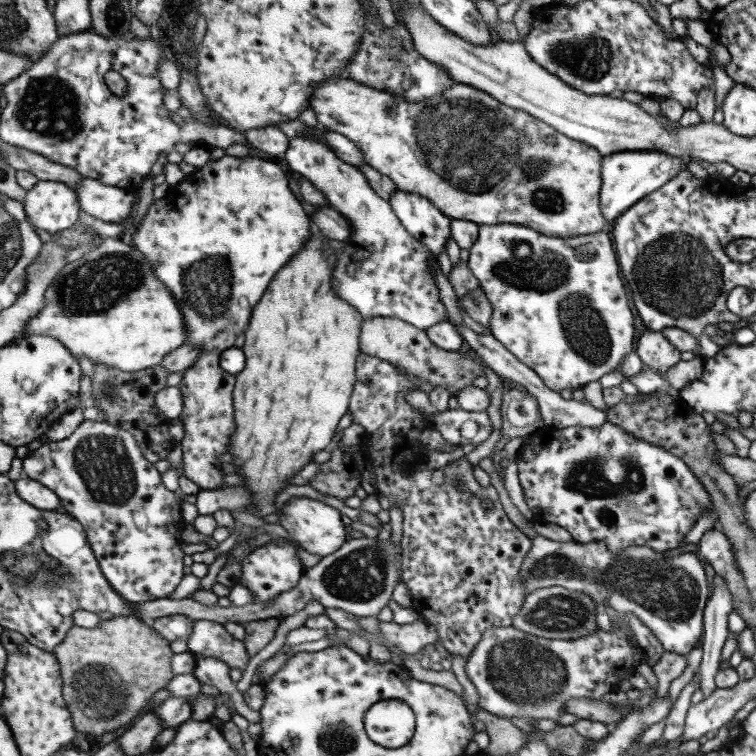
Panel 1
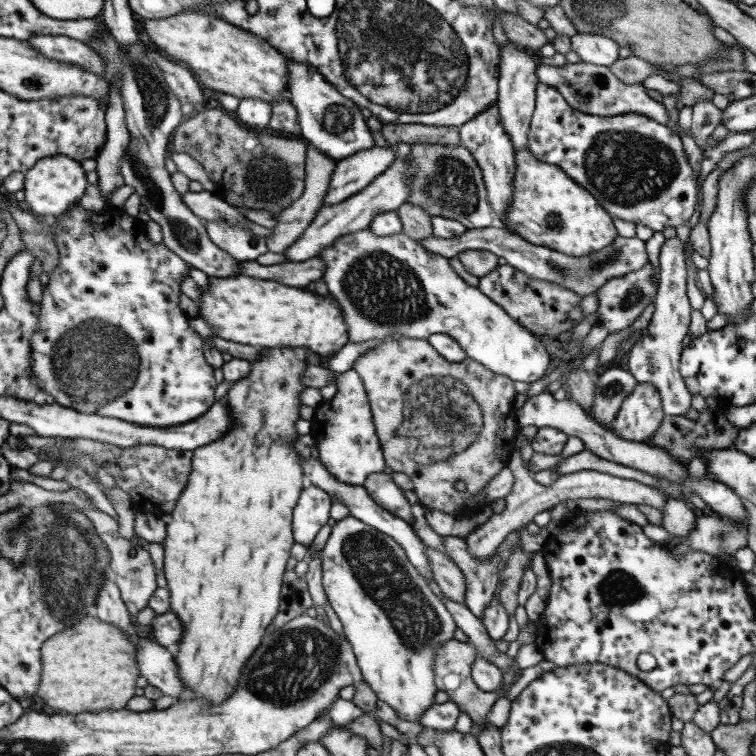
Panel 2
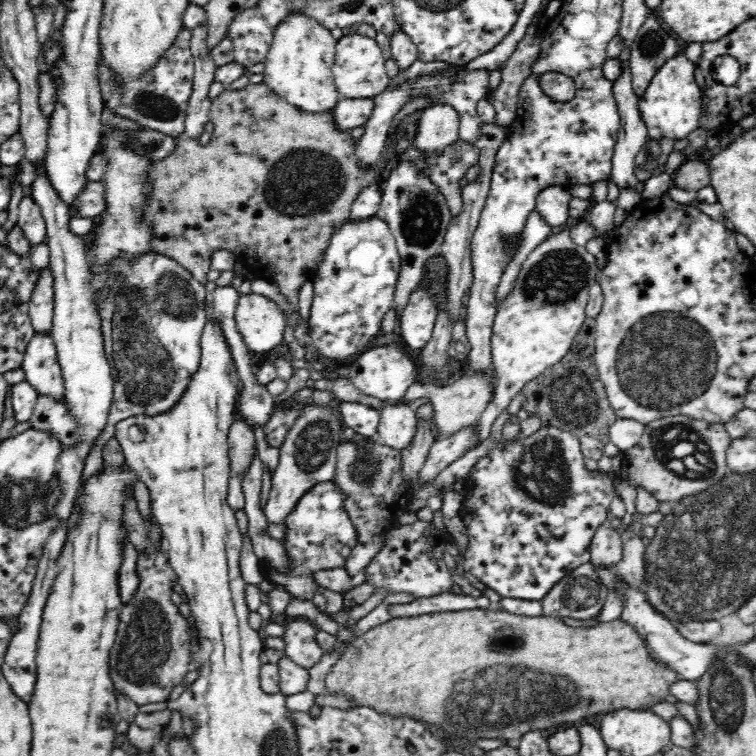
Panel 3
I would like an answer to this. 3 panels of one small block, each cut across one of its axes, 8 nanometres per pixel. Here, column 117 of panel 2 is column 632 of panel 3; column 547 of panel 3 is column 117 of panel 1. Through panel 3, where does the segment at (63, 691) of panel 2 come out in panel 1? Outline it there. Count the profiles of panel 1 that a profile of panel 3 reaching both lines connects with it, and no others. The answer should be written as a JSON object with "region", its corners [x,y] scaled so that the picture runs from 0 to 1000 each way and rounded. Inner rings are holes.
{"region":[[[149,815],[147,820],[132,820],[124,831],[94,828],[89,833],[83,847],[73,854],[67,864],[71,866],[78,878],[82,902],[81,918],[83,926],[86,927],[87,935],[93,942],[97,963],[102,970],[112,971],[120,978],[131,974],[132,971],[139,971],[139,968],[155,966],[155,963],[160,963],[160,960],[173,959],[175,955],[187,944],[188,939],[193,937],[196,927],[200,926],[200,922],[202,922],[202,917],[218,909],[230,893],[226,890],[225,870],[229,868],[229,864],[224,858],[224,848],[200,831],[196,823],[187,823],[175,815]]]}

